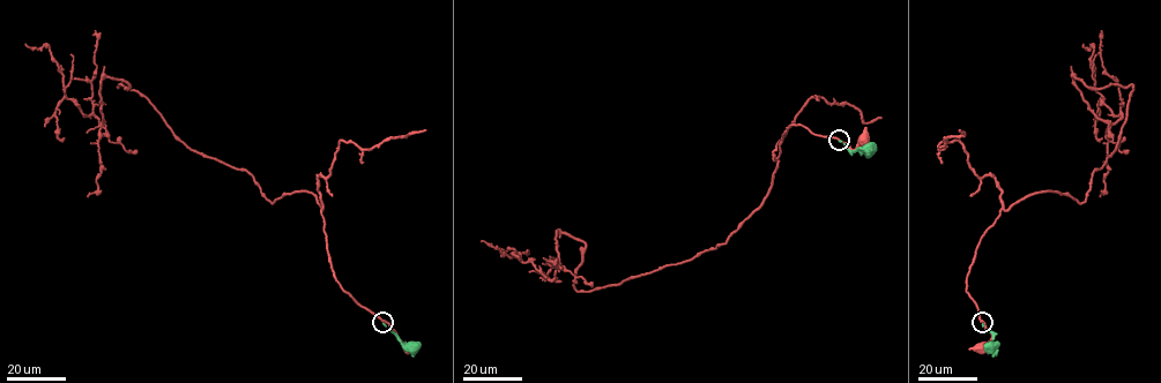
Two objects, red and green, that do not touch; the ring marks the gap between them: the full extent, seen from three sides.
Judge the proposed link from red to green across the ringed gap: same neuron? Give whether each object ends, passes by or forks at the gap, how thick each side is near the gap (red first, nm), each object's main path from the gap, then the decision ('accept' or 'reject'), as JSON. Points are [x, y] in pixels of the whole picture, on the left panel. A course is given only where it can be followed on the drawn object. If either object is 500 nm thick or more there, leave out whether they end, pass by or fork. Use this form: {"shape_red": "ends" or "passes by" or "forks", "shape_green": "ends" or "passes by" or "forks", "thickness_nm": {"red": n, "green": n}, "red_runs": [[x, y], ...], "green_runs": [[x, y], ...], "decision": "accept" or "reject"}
{"shape_red": "passes by", "shape_green": "ends", "thickness_nm": {"red": 240, "green": 200}, "red_runs": [[382, 322], [409, 348]], "green_runs": [[382, 323], [407, 347], [412, 347]], "decision": "reject"}

